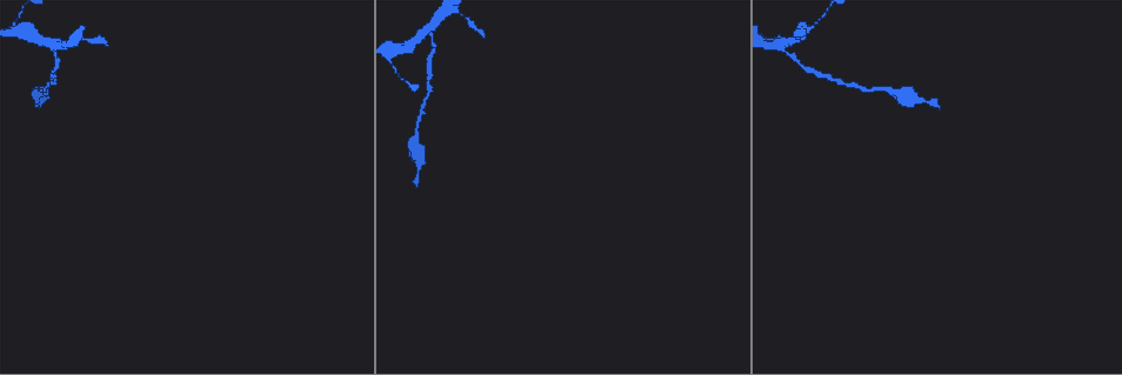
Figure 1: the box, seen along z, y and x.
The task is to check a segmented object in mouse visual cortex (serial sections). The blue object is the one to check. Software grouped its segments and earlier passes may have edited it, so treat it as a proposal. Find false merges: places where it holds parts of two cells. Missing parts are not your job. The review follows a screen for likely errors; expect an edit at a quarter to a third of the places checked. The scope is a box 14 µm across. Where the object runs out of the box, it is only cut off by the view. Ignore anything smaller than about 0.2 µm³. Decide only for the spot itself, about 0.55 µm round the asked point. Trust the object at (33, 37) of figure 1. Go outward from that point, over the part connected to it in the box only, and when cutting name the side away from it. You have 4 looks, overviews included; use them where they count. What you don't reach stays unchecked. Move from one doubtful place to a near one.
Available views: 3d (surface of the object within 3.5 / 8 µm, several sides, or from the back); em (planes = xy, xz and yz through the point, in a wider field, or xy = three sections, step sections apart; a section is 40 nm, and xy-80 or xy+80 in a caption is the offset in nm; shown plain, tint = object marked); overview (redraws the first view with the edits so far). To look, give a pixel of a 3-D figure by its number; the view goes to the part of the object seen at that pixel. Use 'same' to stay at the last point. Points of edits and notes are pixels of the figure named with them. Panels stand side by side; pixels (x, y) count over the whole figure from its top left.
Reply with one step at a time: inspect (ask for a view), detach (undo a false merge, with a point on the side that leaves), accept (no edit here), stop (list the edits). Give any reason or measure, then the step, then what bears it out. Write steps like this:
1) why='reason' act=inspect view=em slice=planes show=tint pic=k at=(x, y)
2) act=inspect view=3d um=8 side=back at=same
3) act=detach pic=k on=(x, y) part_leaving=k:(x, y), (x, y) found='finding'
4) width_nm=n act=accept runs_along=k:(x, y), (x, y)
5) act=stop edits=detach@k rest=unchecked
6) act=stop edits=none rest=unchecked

why='thick turns thin' act=inspect view=3d um=3.5 pic=1 at=(14, 25)

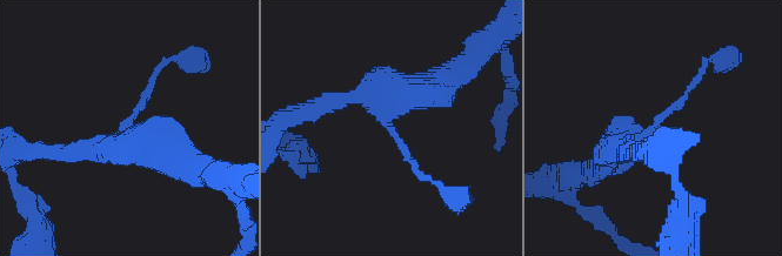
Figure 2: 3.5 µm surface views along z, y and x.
arm_widths_nm=100,450 why='shape alone is not enough' act=inspect view=em slice=xy step=2 show=tint pic=2 at=(655, 122)

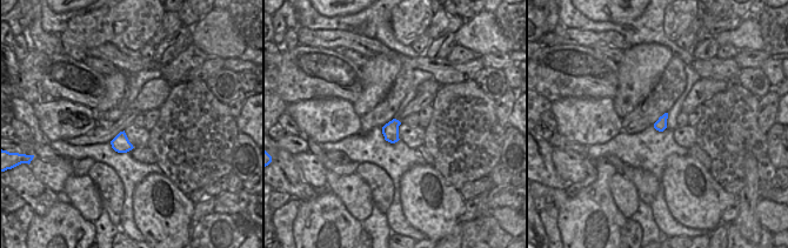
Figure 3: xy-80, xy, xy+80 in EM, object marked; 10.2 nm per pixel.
act=accept found='continuous, no second cell'

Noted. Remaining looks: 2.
why='sharp bend' act=inspect view=3d um=3.5 pic=1 at=(428, 31)

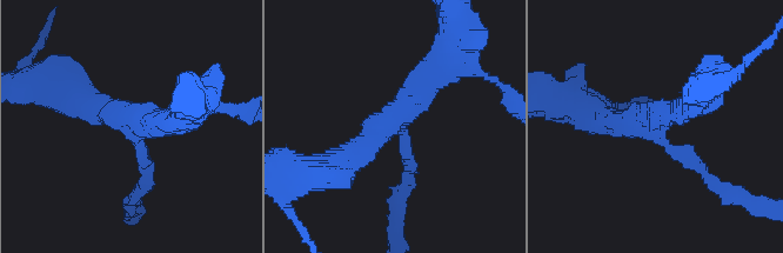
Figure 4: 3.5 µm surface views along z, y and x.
arms=3 arm_widths_nm=150,350,350 why='need the tissue' act=inspect view=em slice=xy step=1 show=tint pic=4 at=(661, 139)

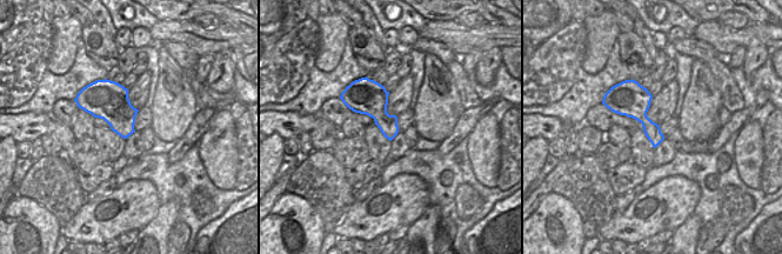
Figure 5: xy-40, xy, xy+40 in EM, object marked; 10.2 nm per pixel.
act=detach pic=4 on=(702, 167) part_leaving=4:(668, 146), (758, 204) found='a second cell is stuck on'

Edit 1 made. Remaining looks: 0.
act=stop edits=detach@4 rest=unchecked

